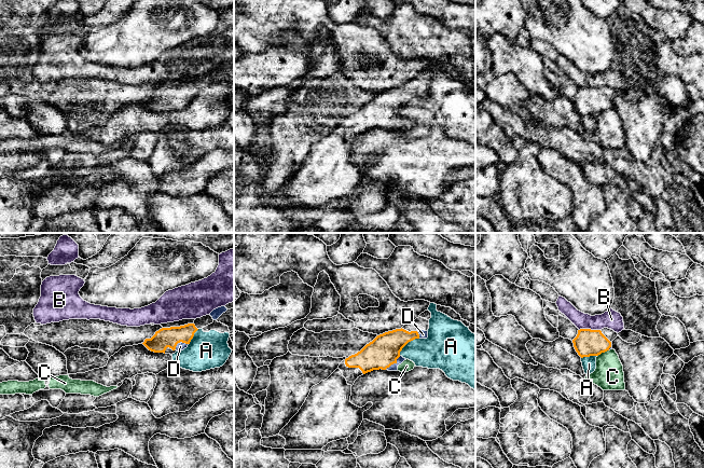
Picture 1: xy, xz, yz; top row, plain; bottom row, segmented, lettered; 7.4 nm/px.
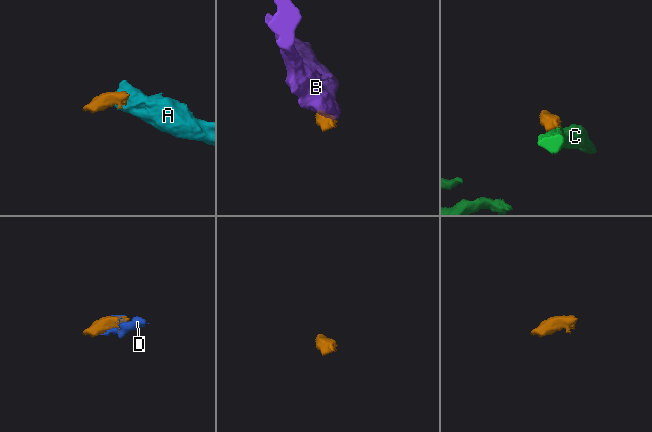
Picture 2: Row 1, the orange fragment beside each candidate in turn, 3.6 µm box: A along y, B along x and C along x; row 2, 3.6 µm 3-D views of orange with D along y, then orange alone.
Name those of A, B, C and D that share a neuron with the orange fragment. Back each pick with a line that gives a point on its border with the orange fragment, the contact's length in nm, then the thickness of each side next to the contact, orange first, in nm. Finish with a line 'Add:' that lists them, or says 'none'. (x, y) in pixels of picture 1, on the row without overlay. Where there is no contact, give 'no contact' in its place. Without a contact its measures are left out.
D: xz (392, 122) | 160 nm | 240/50 nm
Add: D

